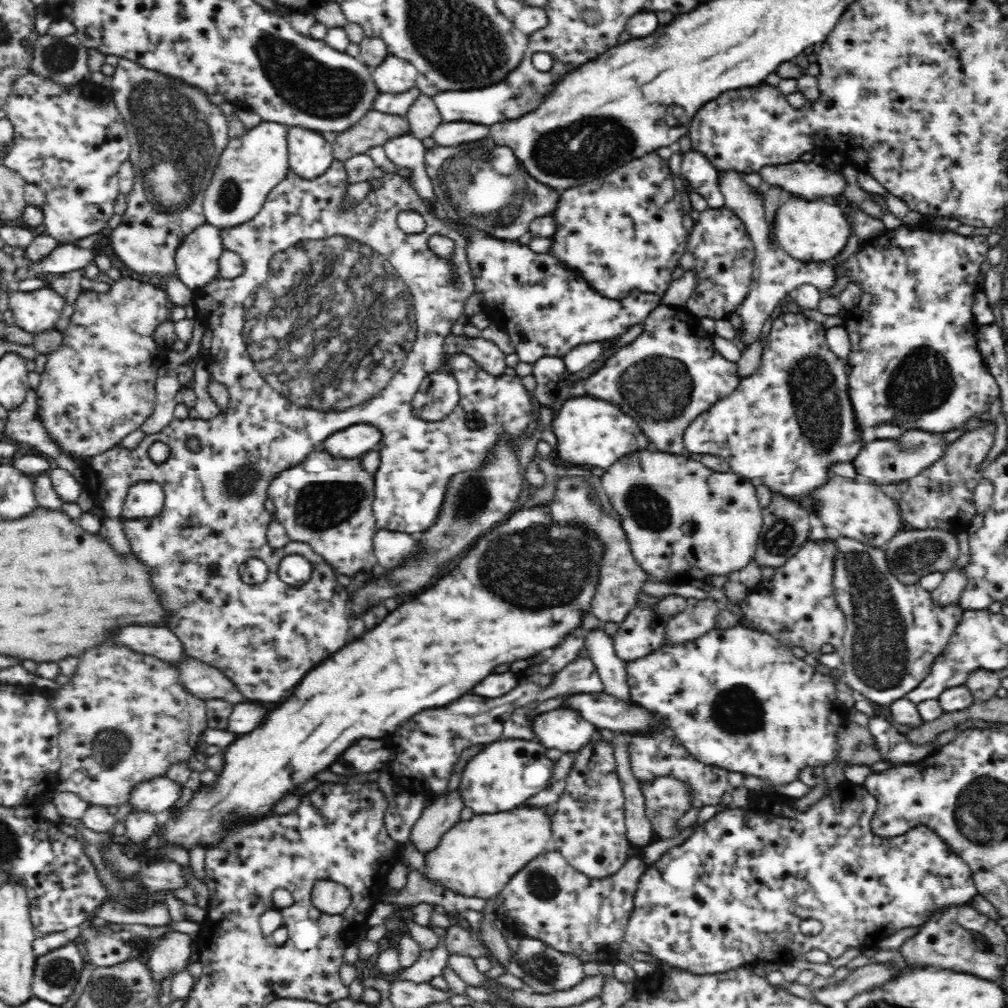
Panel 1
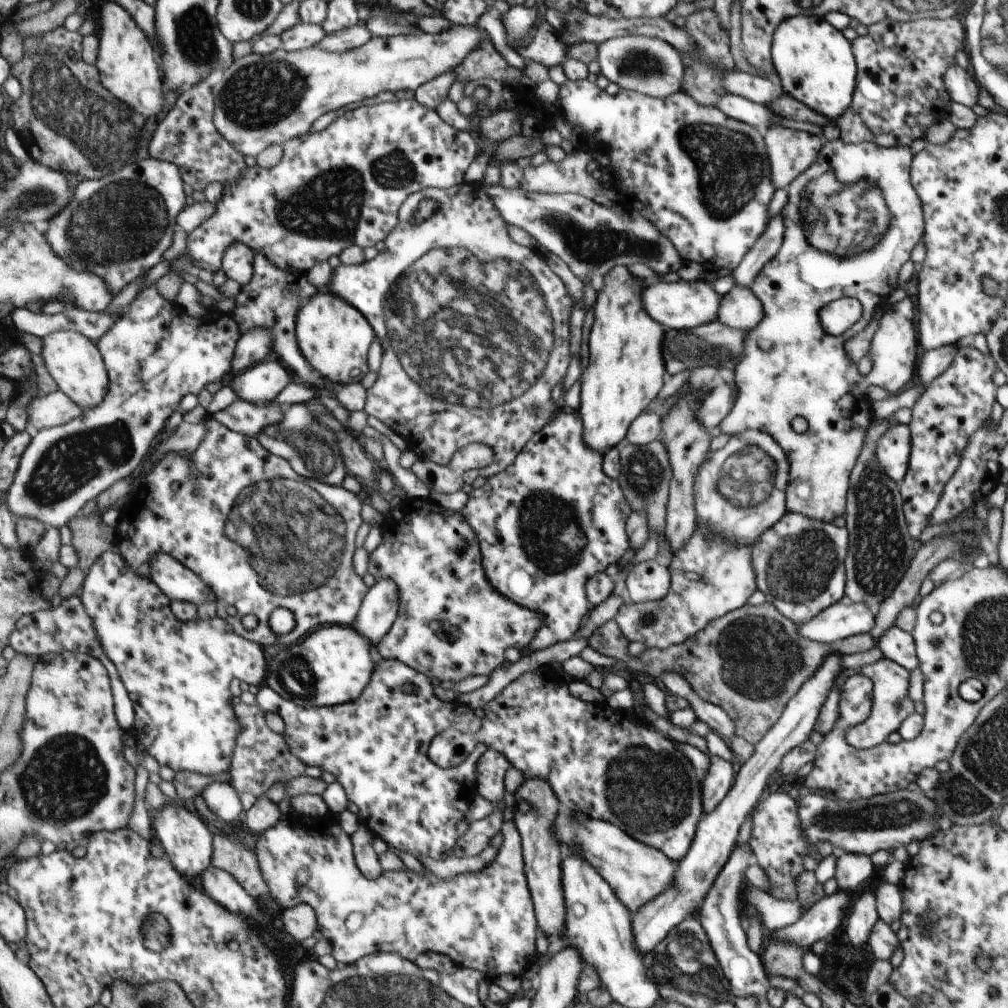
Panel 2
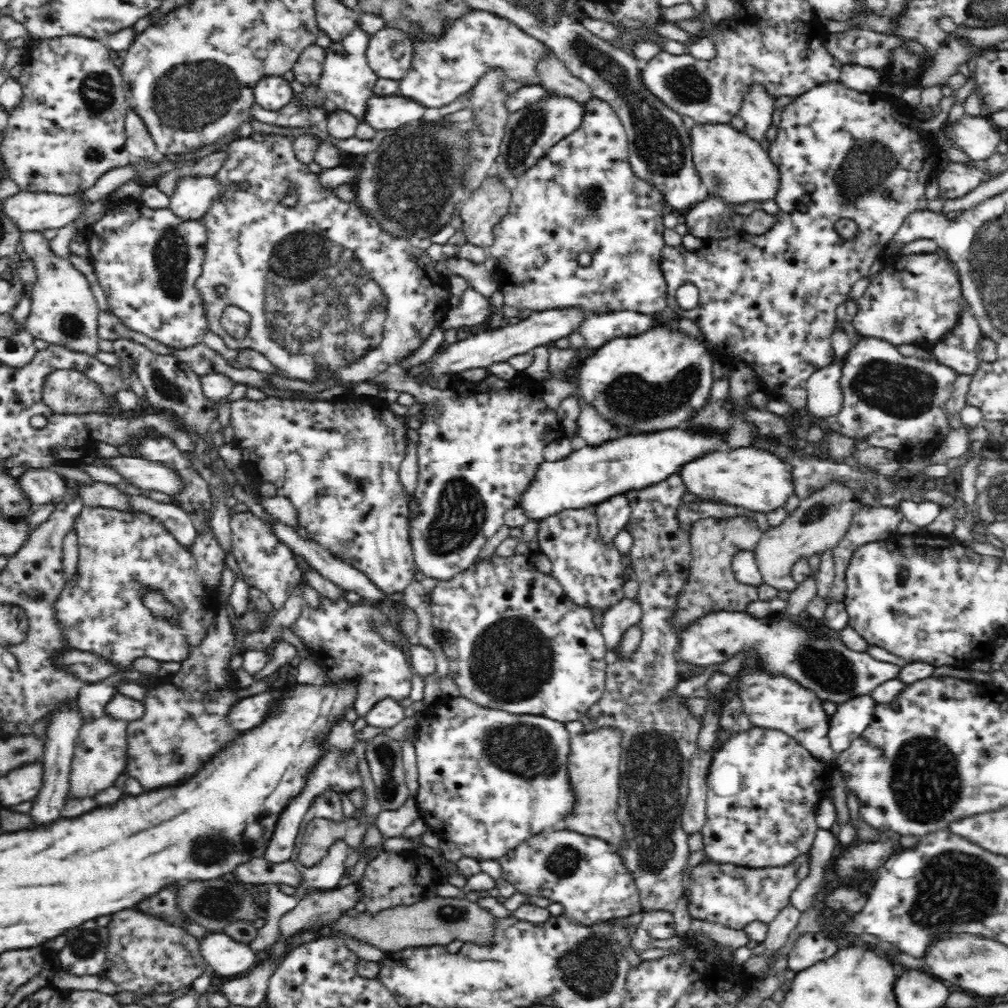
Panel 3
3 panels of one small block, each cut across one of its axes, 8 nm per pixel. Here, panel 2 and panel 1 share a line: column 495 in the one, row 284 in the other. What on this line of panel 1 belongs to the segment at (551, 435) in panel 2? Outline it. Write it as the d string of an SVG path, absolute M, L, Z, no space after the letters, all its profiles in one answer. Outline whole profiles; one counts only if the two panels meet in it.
M469 228L466 232L475 292L483 298L482 312L491 322L502 324L520 362L533 365L542 356L563 358L579 345L616 341L662 304L662 298L652 293L637 292L621 301L606 298L586 281L570 278L548 252L540 254L518 240L502 240L482 230Z

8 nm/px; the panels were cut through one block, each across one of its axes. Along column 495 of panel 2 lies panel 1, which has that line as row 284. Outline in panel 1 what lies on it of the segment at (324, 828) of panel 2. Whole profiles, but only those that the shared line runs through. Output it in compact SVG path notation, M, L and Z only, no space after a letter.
M904 224L899 226L898 228L894 228L892 230L885 230L883 233L880 233L876 237L872 237L867 239L864 242L860 242L858 251L851 255L848 259L843 261L841 265L834 266L834 273L848 273L850 275L850 280L858 284L862 291L860 305L854 312L854 315L857 318L858 328L856 328L856 334L850 334L849 338L851 339L851 346L853 349L853 353L849 355L849 357L845 360L846 364L846 375L848 375L848 395L850 395L851 407L854 410L854 418L855 418L855 430L859 433L861 440L861 432L866 430L866 428L876 428L878 425L888 424L888 425L896 425L900 426L903 429L918 429L924 430L926 432L931 433L943 433L948 432L950 430L958 429L959 426L966 422L973 415L980 415L982 413L988 414L990 410L990 406L994 404L994 401L998 399L999 396L999 386L995 381L995 378L990 375L984 360L982 359L981 353L979 352L977 346L976 334L977 330L980 328L978 323L975 321L973 312L971 311L972 303L974 302L974 293L979 289L978 285L978 275L980 272L980 264L986 261L986 253L990 249L989 242L987 241L987 237L984 236L962 236L954 231L942 230L942 231L929 231L920 227L908 227Z

